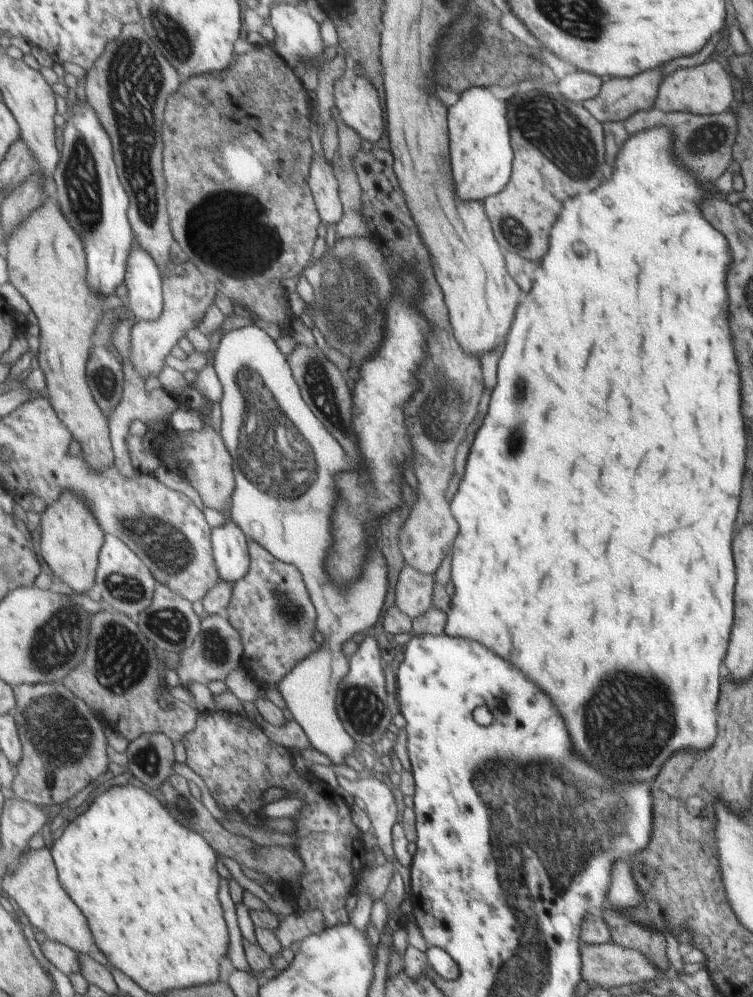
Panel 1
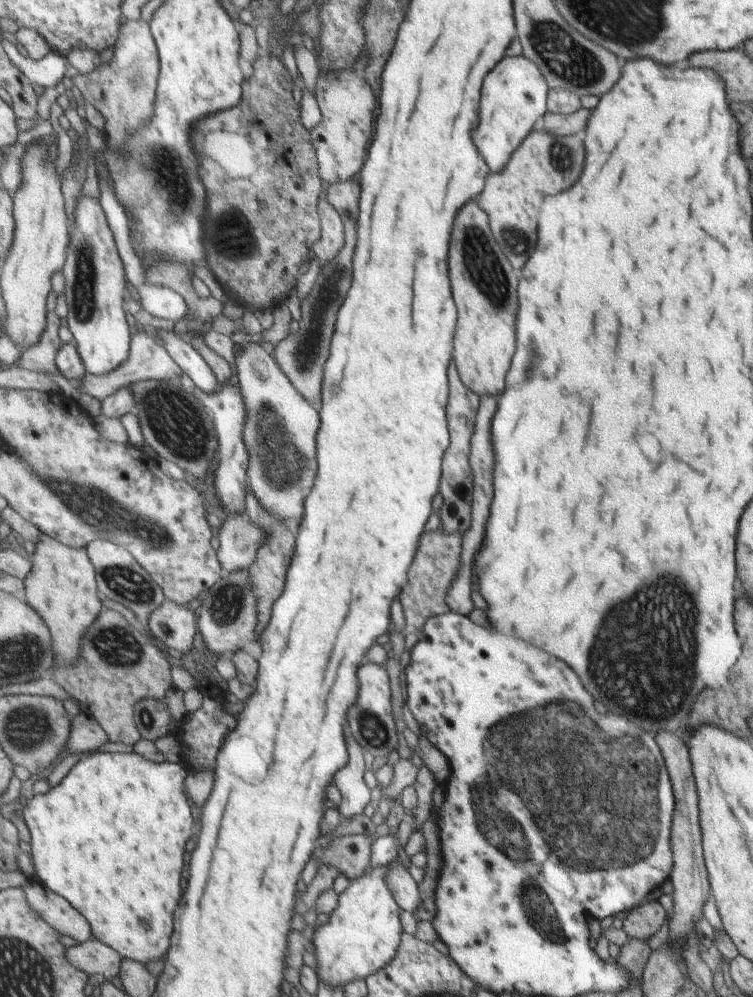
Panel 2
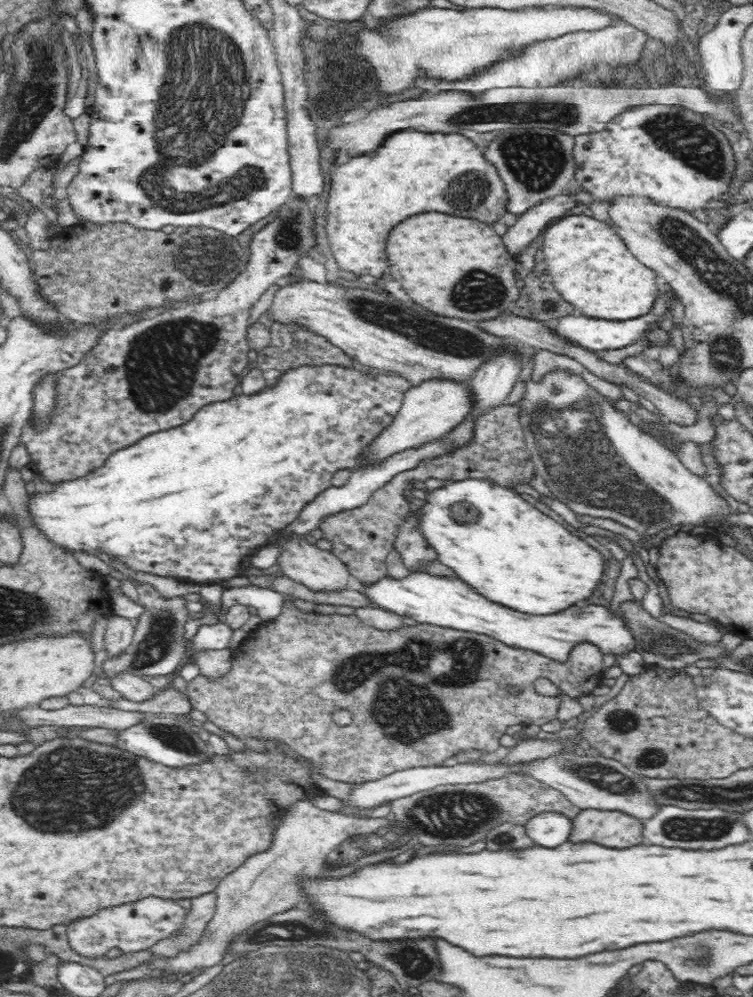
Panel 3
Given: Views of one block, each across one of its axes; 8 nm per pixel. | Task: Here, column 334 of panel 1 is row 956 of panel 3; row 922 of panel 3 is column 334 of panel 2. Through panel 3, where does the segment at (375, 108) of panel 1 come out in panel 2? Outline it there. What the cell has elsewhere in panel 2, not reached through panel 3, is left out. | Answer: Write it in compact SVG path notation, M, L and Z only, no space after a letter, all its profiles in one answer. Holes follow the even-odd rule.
M353 69L320 73L317 77L315 92L322 119L318 125L309 129L309 132L318 154L323 181L332 185L357 174L363 164L365 146L371 138L375 98L367 82L363 77L357 76Z

